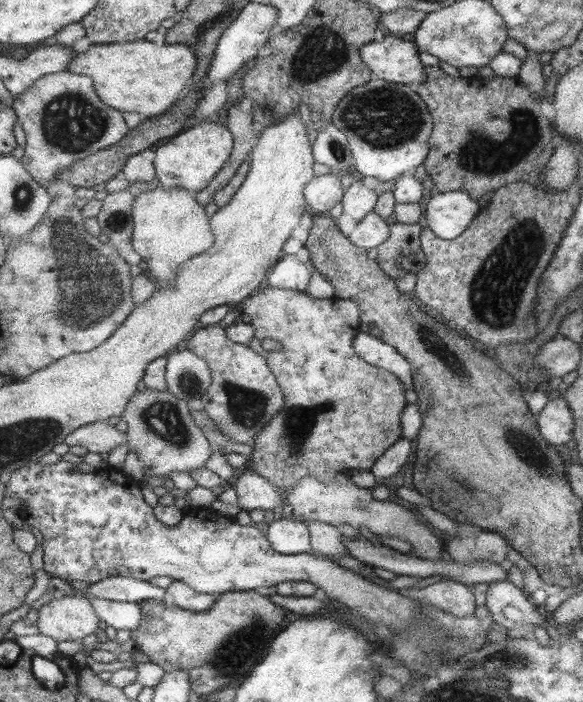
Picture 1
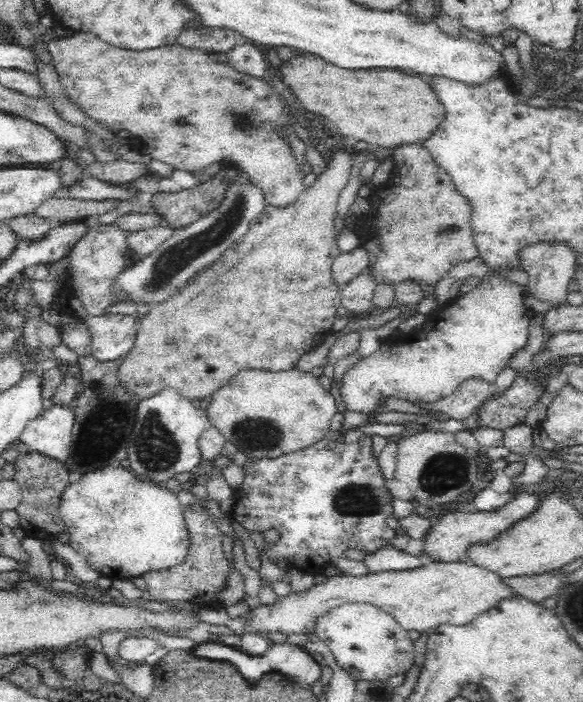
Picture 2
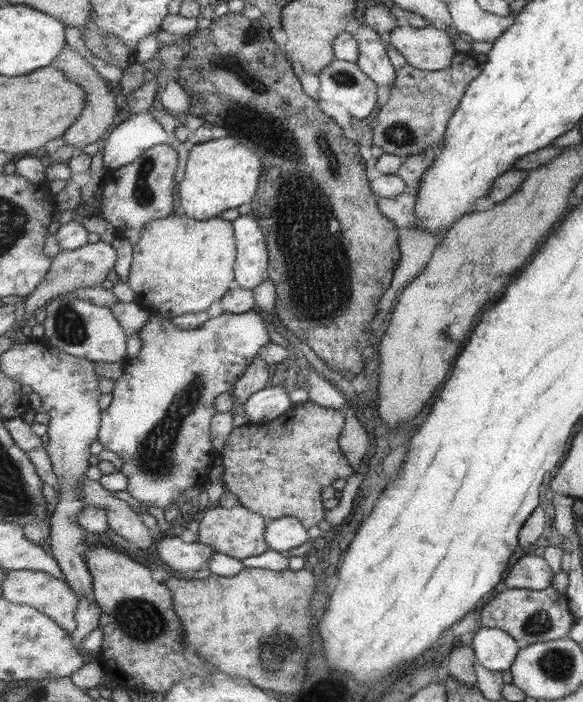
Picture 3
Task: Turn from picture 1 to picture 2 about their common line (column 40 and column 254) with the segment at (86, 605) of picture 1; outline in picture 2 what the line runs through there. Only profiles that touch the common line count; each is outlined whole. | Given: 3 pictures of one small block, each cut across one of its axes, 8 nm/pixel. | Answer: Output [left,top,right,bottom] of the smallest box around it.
[245,561,513,634]

